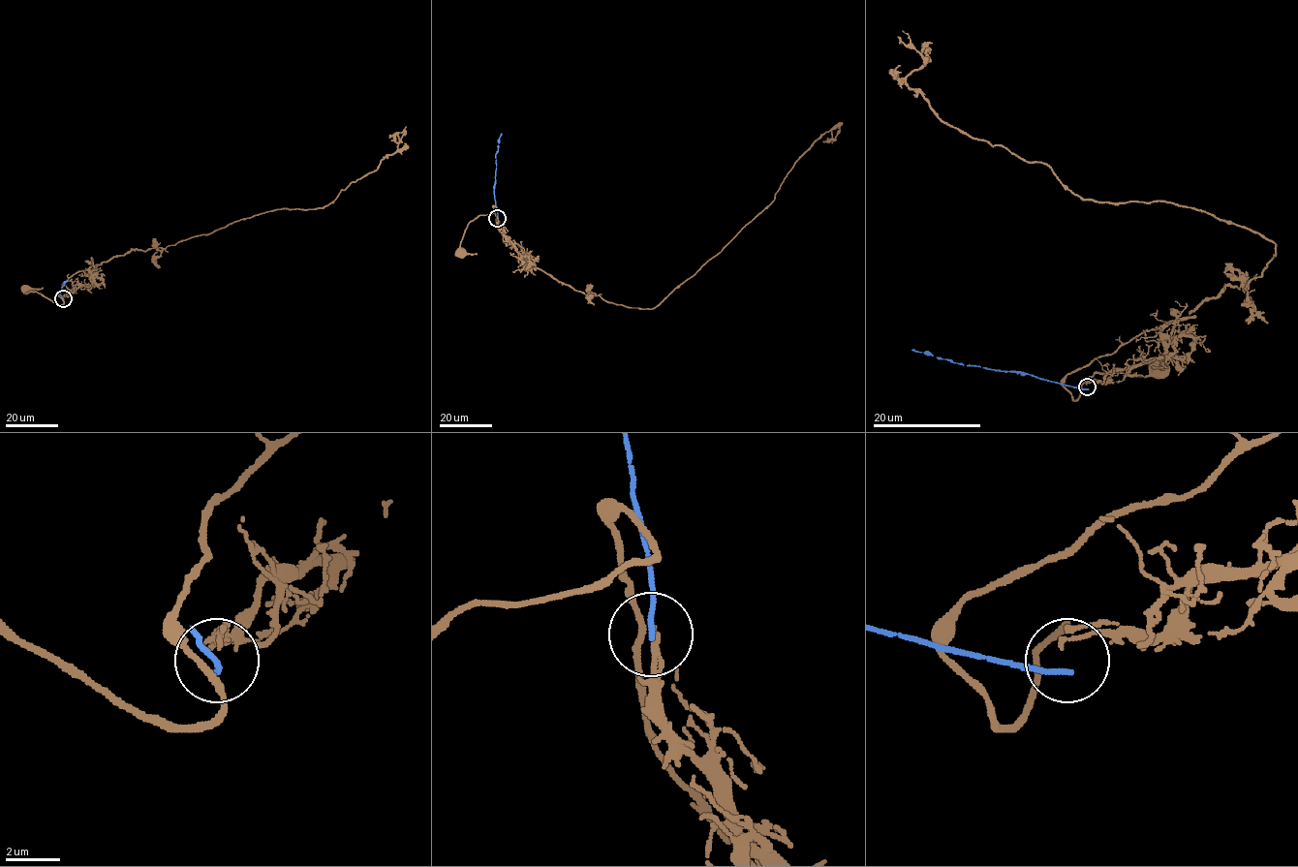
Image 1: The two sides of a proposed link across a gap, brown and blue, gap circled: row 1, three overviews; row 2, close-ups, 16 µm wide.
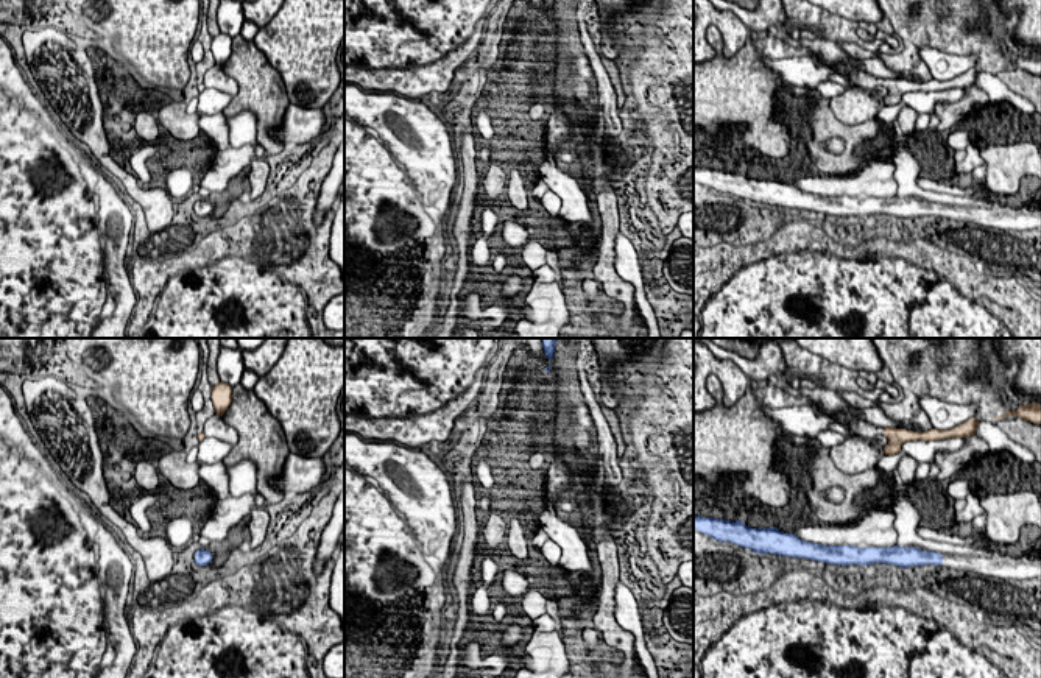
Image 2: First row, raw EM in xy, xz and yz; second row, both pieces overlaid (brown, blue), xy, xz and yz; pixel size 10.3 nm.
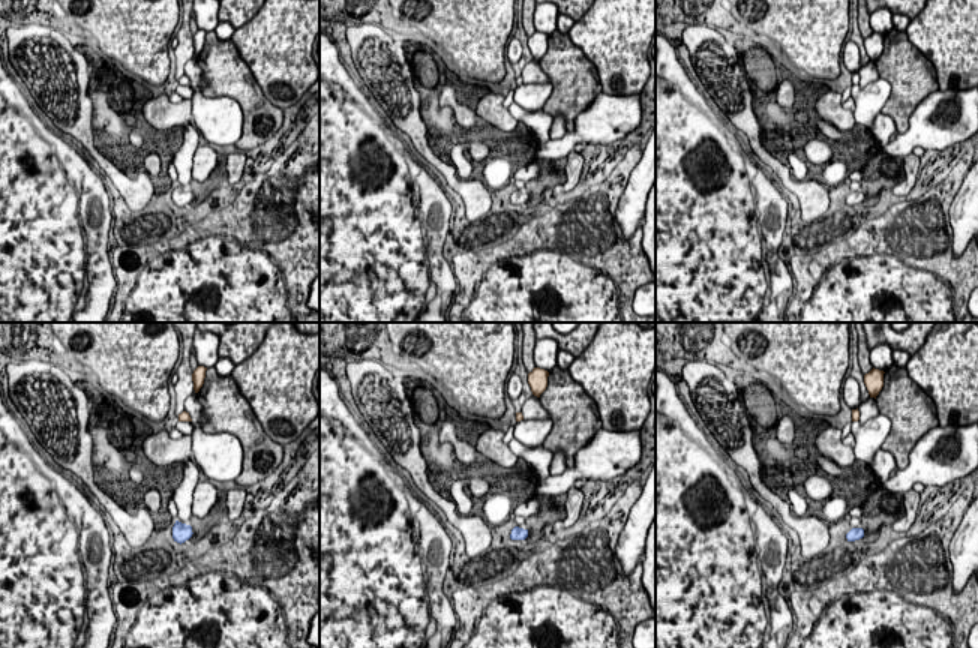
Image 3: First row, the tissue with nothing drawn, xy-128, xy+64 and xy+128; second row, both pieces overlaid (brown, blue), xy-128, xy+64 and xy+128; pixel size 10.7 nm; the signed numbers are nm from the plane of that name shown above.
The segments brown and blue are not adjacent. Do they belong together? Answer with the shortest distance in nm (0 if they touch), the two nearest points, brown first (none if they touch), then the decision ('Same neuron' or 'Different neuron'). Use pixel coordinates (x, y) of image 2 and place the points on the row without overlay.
Distance 950 nm. Across: yz (893, 105), (893, 197). Different neuron

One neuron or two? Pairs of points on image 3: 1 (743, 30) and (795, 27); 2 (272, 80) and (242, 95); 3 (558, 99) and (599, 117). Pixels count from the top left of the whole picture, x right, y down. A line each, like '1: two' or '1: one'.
1: two
2: two
3: two

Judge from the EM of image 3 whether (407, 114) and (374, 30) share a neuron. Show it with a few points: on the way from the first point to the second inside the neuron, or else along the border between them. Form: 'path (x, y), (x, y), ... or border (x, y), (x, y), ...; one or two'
path (396, 93), (386, 69), (386, 51); one

